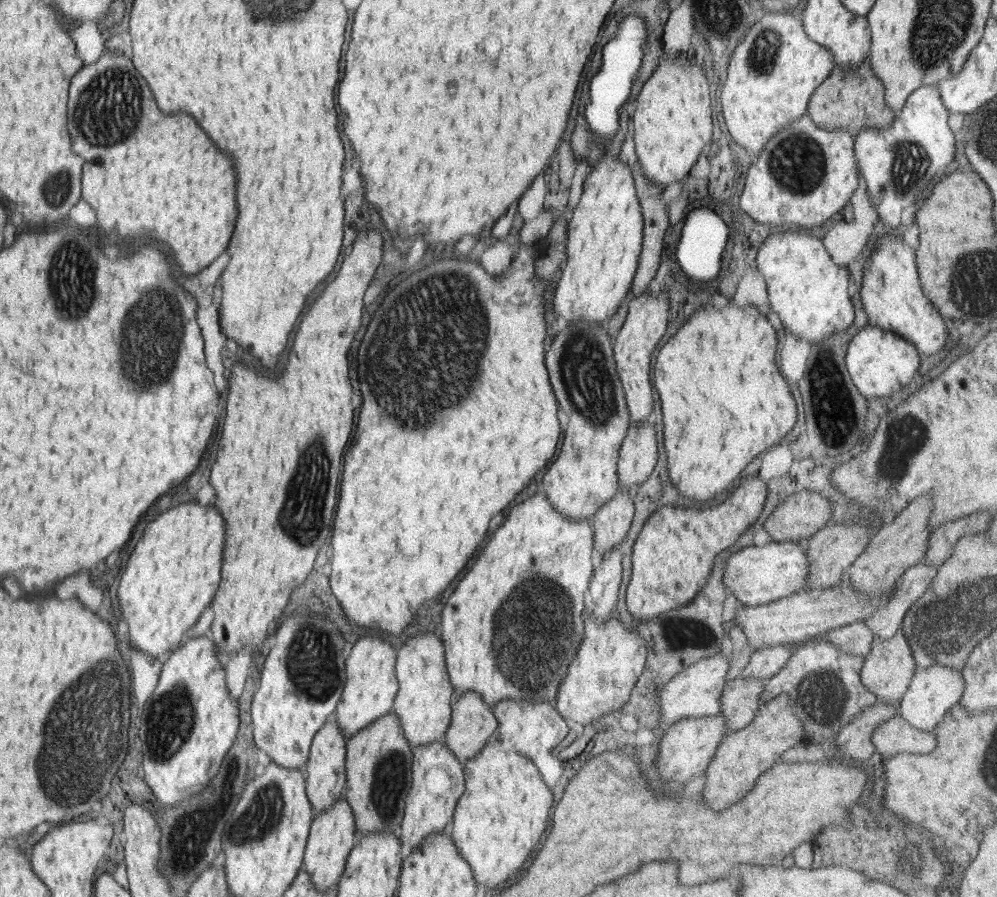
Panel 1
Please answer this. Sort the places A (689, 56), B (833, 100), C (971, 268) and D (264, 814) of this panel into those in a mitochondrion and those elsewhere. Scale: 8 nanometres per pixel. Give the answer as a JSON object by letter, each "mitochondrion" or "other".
{"A":"other","B":"other","C":"mitochondrion","D":"mitochondrion"}

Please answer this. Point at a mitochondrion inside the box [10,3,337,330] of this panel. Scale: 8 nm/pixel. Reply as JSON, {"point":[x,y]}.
{"point":[111,114]}

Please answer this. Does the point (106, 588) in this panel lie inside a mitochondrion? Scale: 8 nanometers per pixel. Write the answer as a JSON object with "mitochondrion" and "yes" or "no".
{"mitochondrion":"no"}

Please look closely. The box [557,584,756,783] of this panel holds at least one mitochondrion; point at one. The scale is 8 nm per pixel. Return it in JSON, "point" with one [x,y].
{"point":[676,632]}

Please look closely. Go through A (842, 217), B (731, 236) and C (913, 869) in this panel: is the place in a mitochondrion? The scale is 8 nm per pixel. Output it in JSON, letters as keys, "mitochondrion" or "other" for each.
{"A":"other","B":"other","C":"mitochondrion"}

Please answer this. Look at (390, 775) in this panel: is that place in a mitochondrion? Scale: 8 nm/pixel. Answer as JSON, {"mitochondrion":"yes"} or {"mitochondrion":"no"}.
{"mitochondrion":"yes"}

